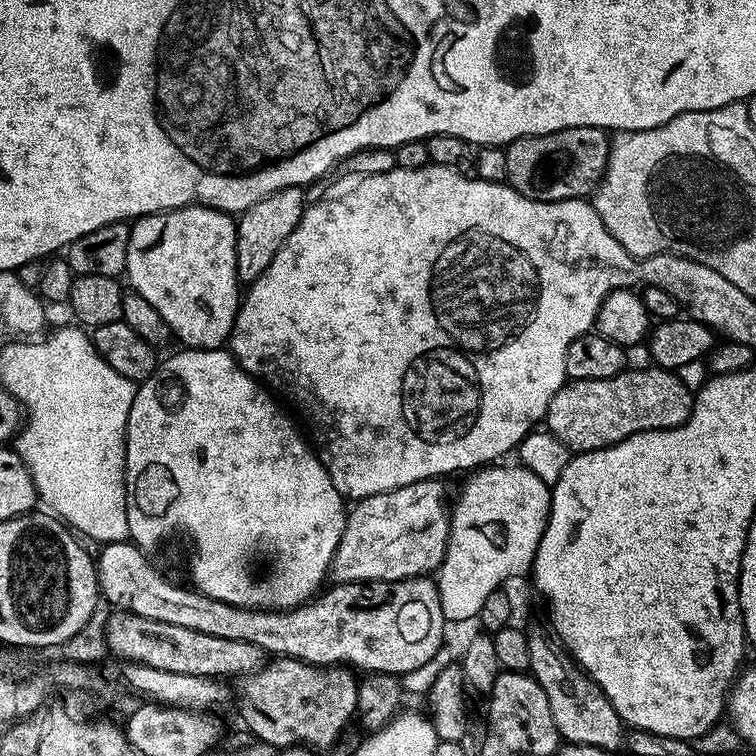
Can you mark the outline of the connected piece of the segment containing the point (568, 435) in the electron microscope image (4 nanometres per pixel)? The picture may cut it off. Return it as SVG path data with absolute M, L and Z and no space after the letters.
M655 366L649 369L628 368L610 379L567 381L551 399L544 419L547 431L579 454L608 448L638 432L684 424L692 410L693 391L675 371Z

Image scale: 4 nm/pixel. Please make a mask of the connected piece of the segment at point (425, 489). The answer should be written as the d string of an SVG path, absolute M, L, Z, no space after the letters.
M439 479L414 482L398 490L374 494L357 500L348 512L348 521L336 559L332 561L330 580L338 584L367 584L369 580L412 580L415 576L427 577L439 569L448 549L450 508L444 505L444 488Z

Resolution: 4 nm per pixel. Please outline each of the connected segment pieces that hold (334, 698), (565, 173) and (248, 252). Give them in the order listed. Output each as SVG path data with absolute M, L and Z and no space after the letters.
M273 659L259 672L243 677L240 716L255 739L272 749L307 746L328 750L345 735L352 715L355 717L358 712L360 690L357 677L351 674L344 666L313 666L300 660Z
M590 126L562 130L549 136L525 136L523 140L516 140L507 145L507 183L531 200L578 200L591 197L600 187L604 172L608 168L609 147L609 133L603 128L591 128Z
M303 187L287 188L260 200L239 217L236 226L236 273L241 285L253 284L270 262L274 262L274 254L290 238L290 234L298 226L304 216L306 201Z

